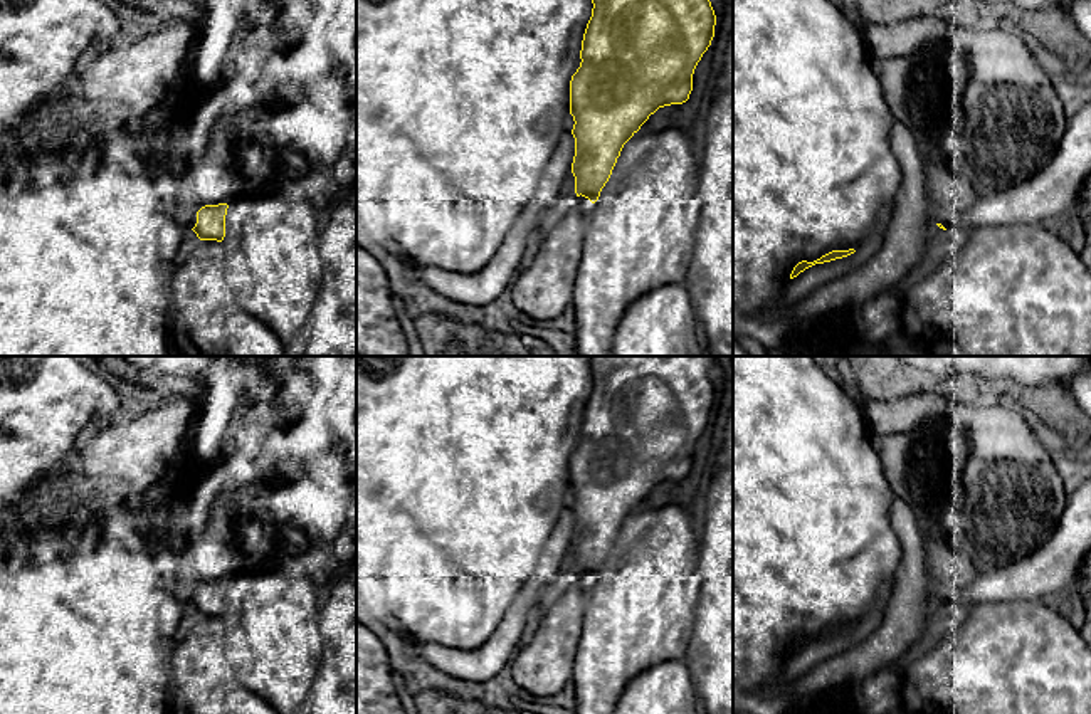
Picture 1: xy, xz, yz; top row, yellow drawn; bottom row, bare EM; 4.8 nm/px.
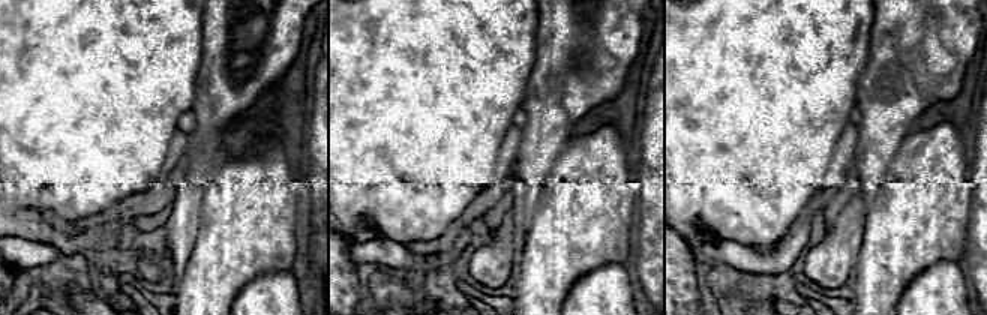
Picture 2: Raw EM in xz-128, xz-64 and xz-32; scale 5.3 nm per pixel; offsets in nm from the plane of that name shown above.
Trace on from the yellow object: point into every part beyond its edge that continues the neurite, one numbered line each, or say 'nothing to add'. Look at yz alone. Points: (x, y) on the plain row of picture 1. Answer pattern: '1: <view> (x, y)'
nothing to add

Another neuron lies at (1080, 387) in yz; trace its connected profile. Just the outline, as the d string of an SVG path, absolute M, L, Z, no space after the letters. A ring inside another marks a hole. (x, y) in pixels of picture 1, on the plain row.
M1086 360L1084 368L1071 380L1067 391L1076 405L1091 418L1091 360Z

